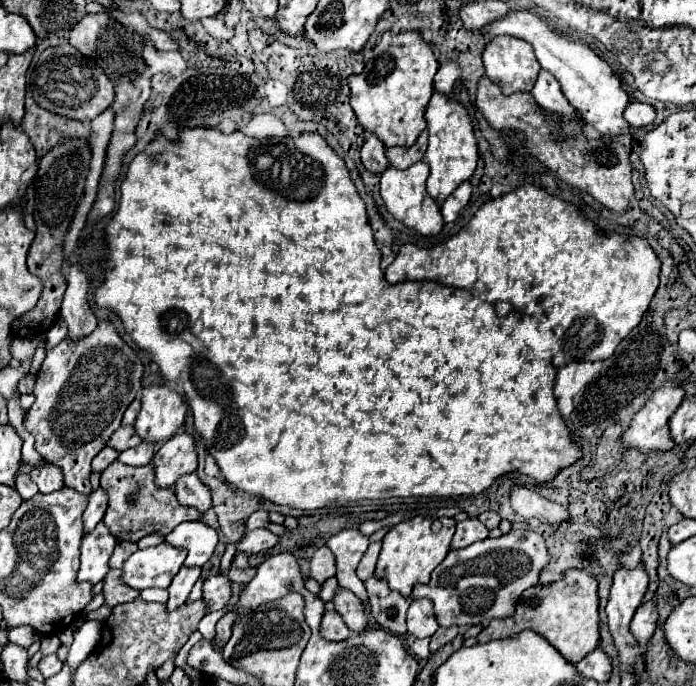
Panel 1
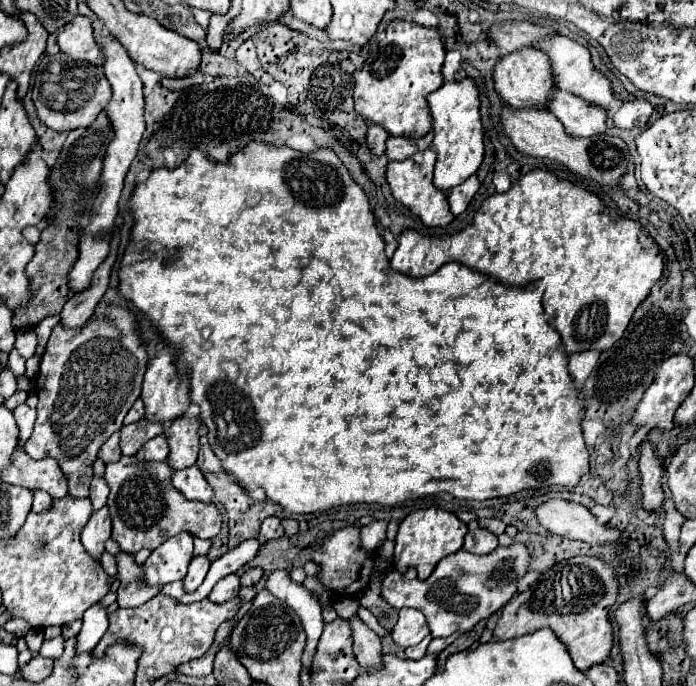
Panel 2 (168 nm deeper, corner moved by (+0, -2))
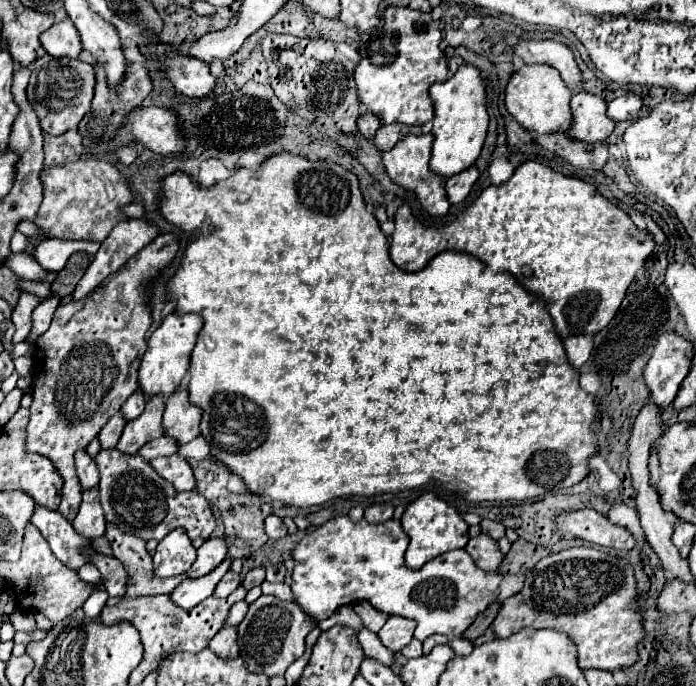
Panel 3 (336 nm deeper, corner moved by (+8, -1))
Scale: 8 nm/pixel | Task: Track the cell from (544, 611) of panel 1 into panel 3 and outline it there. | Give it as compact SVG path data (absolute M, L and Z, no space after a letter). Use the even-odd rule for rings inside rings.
M568 548L558 554L550 554L542 558L536 568L538 572L532 572L524 588L502 602L502 608L492 622L492 630L496 638L508 638L516 634L518 630L530 626L530 628L552 628L560 630L570 636L570 640L576 644L578 650L578 668L600 668L600 670L616 670L624 668L636 662L636 644L644 638L642 618L636 604L636 580L632 566L618 556L606 554L596 548Z

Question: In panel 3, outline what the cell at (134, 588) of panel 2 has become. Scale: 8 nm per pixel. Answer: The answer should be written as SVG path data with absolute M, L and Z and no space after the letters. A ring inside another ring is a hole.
M108 524L106 528L106 538L110 540L114 558L118 558L124 564L124 570L128 574L124 594L126 598L170 594L186 578L186 574L174 578L156 578L152 572L152 556L148 554L146 542L142 538L128 536L112 524Z

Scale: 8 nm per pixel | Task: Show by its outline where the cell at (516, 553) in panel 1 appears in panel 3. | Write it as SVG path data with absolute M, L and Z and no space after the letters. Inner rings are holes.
M340 516L304 536L294 550L296 566L292 572L292 592L302 610L316 616L316 620L324 620L338 606L368 600L384 614L416 620L416 638L426 640L432 634L460 636L480 612L498 600L502 572L486 574L478 570L462 548L440 554L418 572L406 568L402 558L408 536L398 530L402 530L398 520L368 524L366 520L352 522L348 516Z

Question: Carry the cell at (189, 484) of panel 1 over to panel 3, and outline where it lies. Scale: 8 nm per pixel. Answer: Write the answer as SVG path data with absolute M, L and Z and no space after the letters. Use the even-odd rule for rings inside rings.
M174 454L174 456L168 456L168 458L154 458L150 462L150 466L162 478L166 478L178 492L184 492L184 490L188 492L188 490L196 488L194 472L192 472L188 460L182 458L180 454Z

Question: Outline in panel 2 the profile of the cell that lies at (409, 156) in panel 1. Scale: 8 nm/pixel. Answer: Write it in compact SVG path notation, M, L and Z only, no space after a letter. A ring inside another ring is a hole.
M432 131L426 133L420 139L388 137L388 141L386 141L386 155L388 155L390 161L400 161L400 159L408 159L408 155L424 151L430 145L432 145Z

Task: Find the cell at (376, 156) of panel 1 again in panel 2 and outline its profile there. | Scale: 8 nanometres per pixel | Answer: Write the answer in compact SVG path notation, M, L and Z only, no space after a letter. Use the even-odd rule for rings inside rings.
M380 125L368 127L368 147L374 155L384 155L384 141L388 139L388 131L384 131Z

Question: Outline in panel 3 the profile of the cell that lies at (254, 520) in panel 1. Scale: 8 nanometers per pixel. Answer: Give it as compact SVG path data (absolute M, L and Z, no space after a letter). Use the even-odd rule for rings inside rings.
M268 516L264 522L264 530L266 530L268 538L274 538L274 540L286 536L286 526L282 524L282 518L278 518L278 516Z

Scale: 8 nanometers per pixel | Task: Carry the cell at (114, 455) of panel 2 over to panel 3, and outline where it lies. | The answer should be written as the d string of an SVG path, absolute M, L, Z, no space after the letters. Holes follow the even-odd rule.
M120 412L114 414L114 416L106 422L106 426L100 430L100 434L98 434L100 446L102 446L102 448L114 448L114 446L118 444L118 440L120 440L120 434L122 434L124 426L126 426L126 420L122 418L122 414L120 414Z

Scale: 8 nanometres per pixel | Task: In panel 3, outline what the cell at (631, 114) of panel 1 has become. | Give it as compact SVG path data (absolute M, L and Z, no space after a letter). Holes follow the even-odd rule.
M626 94L620 96L616 100L612 100L608 104L608 118L612 118L614 122L622 122L622 120L636 120L638 112L642 108L642 100L636 94Z

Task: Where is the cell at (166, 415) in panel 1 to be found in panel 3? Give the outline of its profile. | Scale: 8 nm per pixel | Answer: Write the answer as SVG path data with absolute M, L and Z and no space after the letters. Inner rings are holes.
M168 314L160 324L160 328L150 336L148 350L142 356L142 364L138 370L138 384L140 384L140 390L146 394L146 398L152 398L152 396L168 398L180 388L188 372L190 354L196 344L196 336L200 328L202 328L202 318L196 314L182 314L182 316Z

